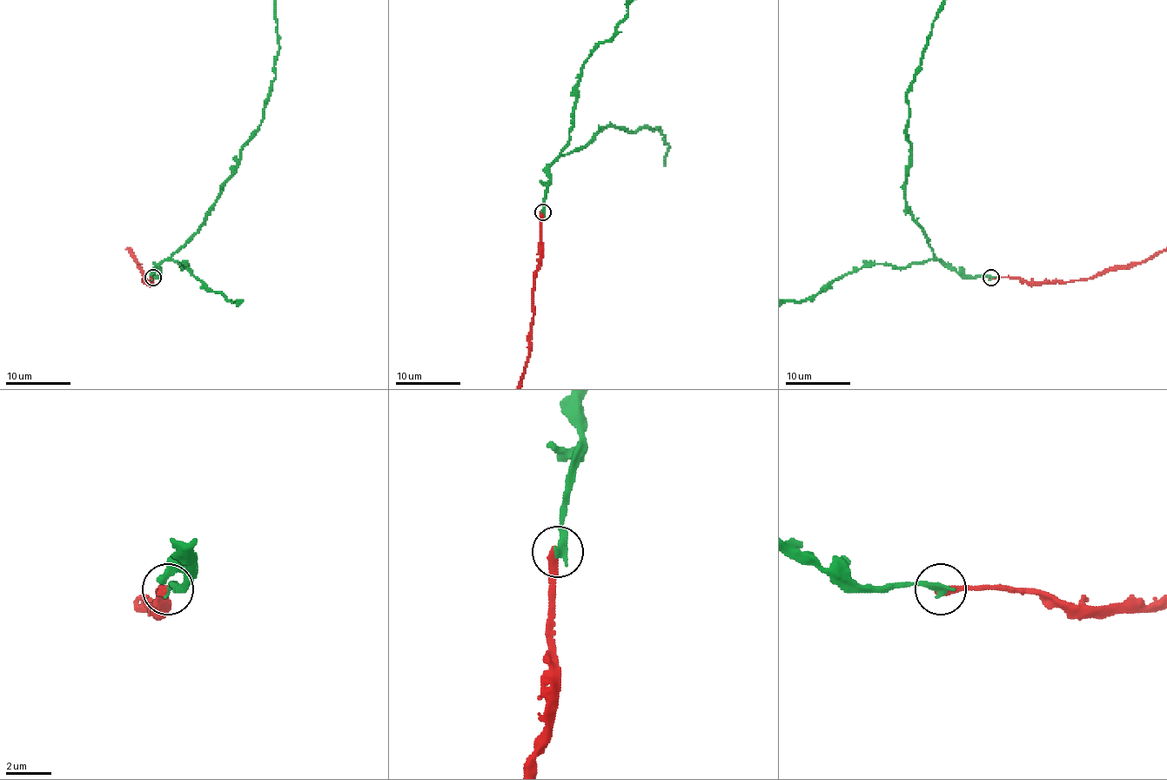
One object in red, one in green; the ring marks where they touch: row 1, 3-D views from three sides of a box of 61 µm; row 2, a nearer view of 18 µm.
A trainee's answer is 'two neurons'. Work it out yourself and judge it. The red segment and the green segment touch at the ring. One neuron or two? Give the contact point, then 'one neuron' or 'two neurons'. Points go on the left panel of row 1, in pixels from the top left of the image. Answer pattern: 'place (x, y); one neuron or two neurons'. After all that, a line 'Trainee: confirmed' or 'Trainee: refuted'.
place (152, 277); two neurons
Trainee: confirmed

